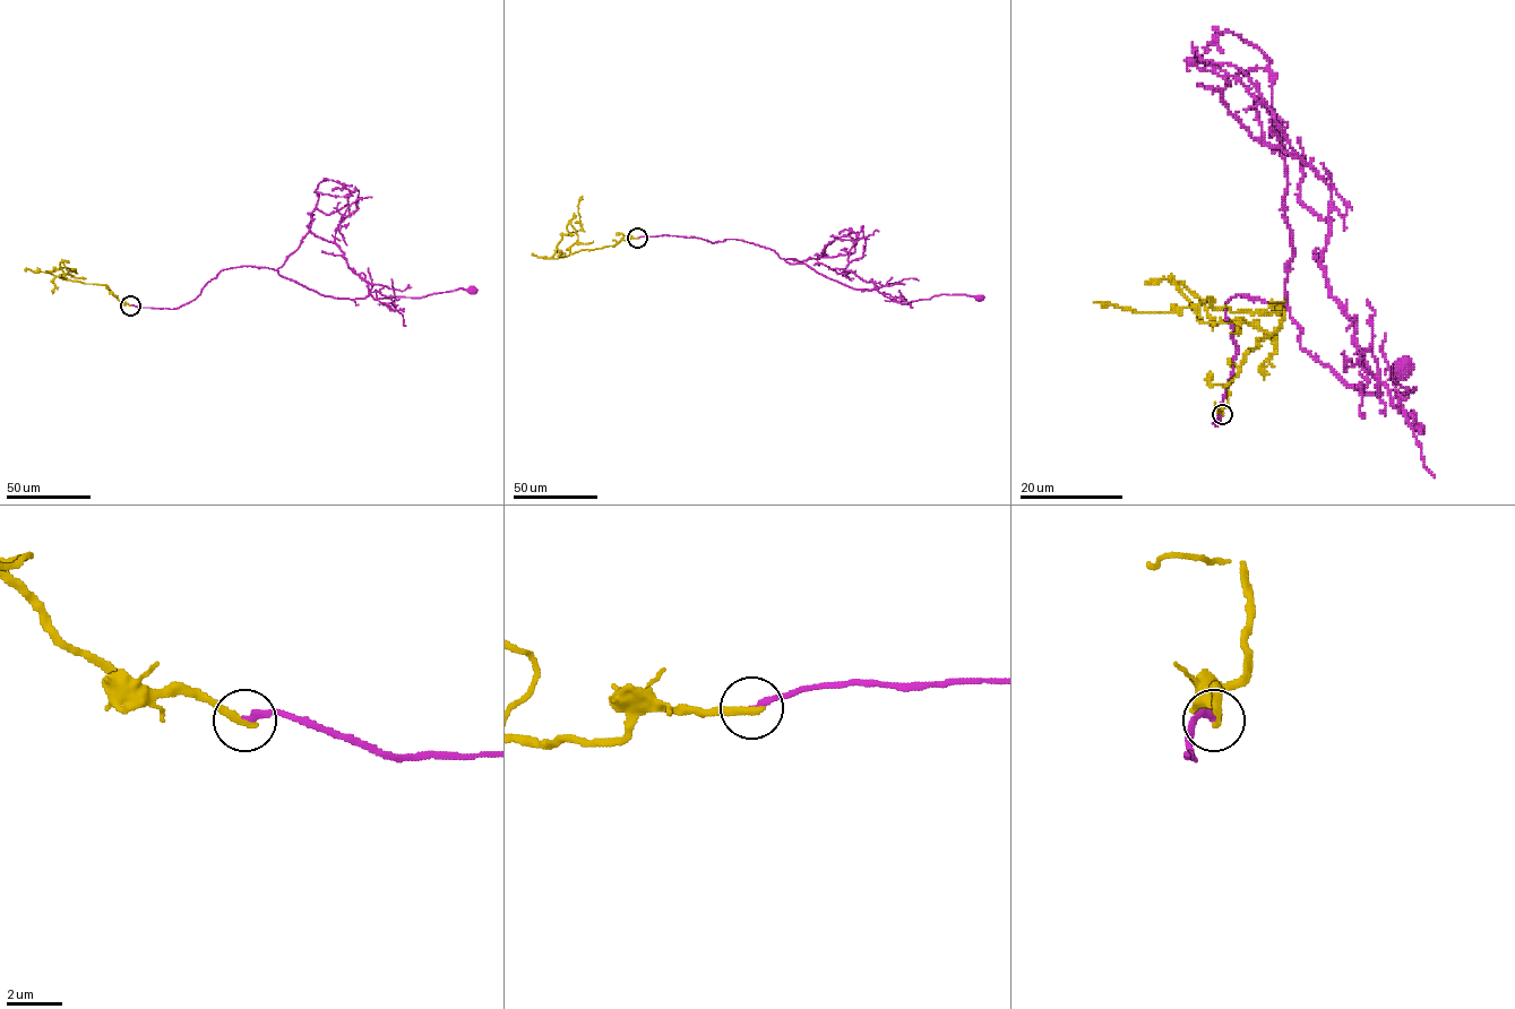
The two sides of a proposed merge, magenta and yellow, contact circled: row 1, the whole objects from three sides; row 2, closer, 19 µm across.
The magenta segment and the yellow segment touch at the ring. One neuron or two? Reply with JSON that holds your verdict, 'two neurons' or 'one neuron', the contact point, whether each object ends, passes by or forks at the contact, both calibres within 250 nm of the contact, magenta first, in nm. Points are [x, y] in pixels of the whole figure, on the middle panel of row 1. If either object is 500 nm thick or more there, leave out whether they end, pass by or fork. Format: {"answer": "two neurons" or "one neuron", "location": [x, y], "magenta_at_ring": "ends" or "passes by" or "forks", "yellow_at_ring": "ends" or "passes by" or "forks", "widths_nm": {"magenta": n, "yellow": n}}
{"answer": "two neurons", "location": [637, 238], "magenta_at_ring": "ends", "yellow_at_ring": "ends", "widths_nm": {"magenta": 200, "yellow": 300}}

